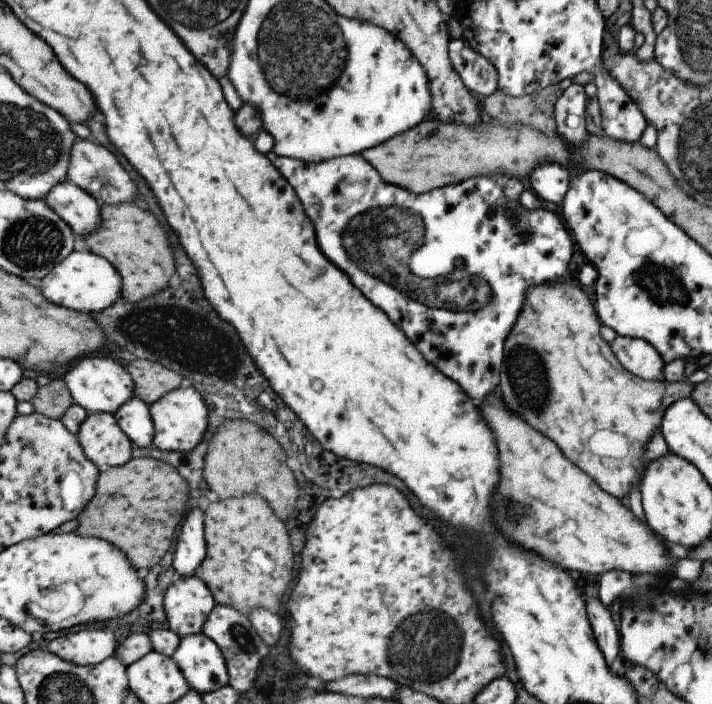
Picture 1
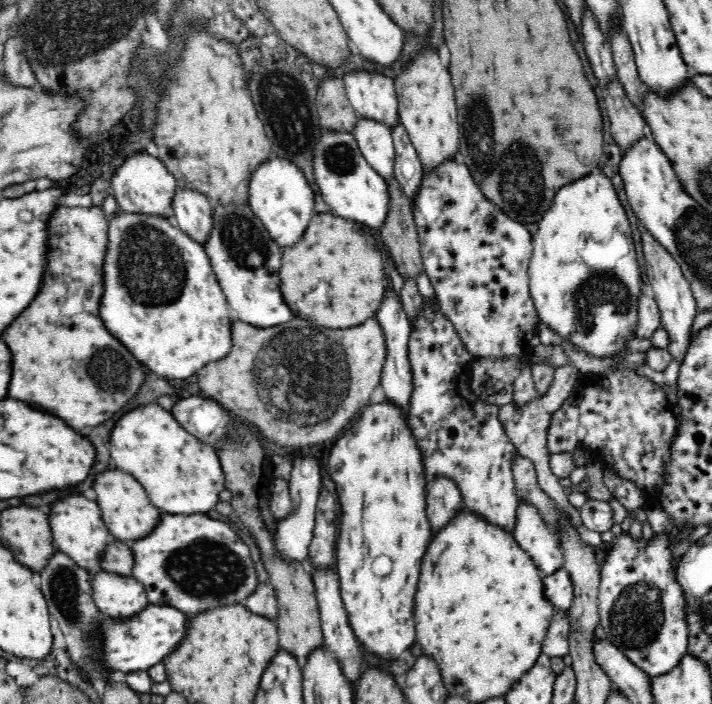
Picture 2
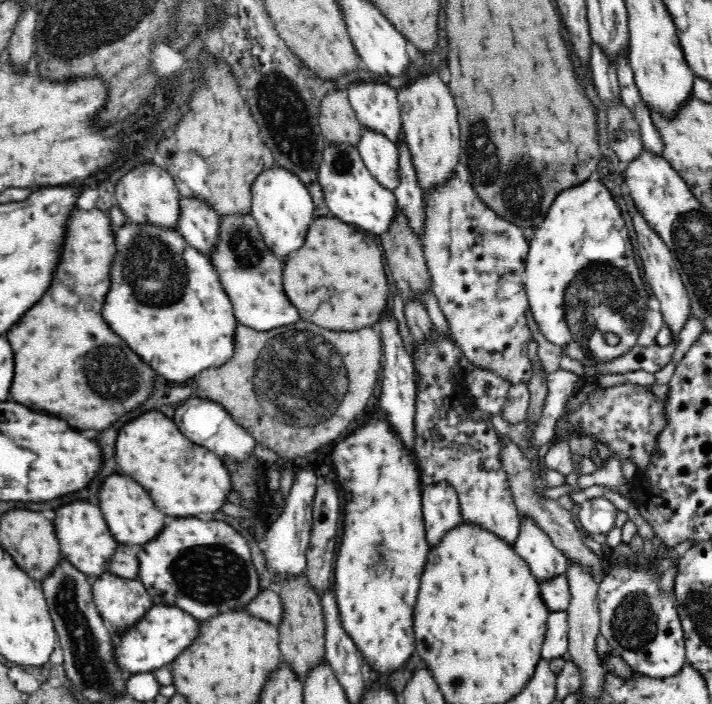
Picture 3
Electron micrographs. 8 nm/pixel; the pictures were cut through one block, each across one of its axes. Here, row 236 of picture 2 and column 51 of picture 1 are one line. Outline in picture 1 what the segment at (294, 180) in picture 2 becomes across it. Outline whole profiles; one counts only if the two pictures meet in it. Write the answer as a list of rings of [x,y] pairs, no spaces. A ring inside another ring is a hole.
[[[87,250],[72,251],[34,284],[39,288],[41,296],[49,300],[51,304],[65,306],[77,312],[89,312],[89,314],[111,306],[119,296],[119,274],[113,270],[113,266],[105,258],[91,254]]]

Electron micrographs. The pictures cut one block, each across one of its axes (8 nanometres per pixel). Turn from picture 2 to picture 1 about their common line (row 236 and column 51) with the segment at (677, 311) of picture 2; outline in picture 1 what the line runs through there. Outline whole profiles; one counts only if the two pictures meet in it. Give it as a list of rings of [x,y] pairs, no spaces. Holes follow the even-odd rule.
[[[85,629],[51,640],[46,651],[65,662],[93,666],[110,658],[115,651],[115,636],[109,629]]]

